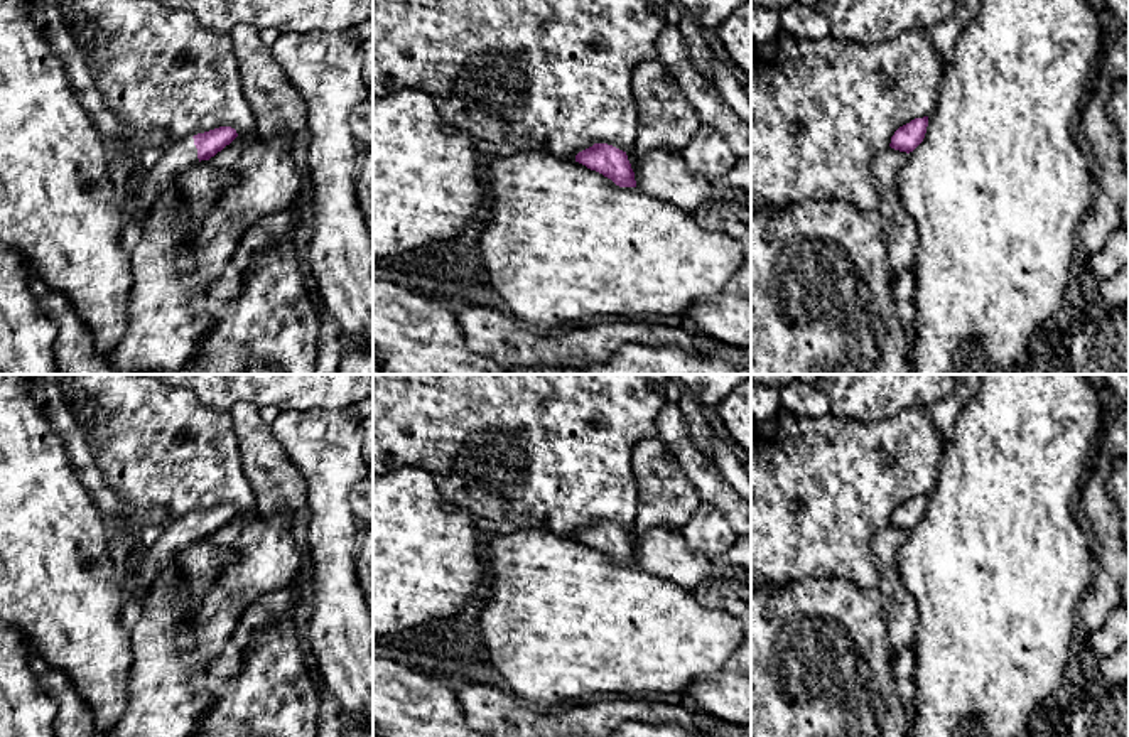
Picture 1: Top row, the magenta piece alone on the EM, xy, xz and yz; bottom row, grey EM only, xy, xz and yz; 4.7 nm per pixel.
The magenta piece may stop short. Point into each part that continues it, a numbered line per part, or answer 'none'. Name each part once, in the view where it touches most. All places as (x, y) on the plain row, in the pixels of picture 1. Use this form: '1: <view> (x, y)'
1: xy (181, 533)

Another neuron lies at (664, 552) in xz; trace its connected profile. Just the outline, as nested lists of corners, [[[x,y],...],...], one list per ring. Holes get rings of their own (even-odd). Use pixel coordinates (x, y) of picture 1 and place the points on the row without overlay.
[[[658,526],[643,535],[635,530],[626,533],[635,550],[636,567],[648,573],[670,578],[689,590],[719,573],[717,562],[692,550],[682,530]]]

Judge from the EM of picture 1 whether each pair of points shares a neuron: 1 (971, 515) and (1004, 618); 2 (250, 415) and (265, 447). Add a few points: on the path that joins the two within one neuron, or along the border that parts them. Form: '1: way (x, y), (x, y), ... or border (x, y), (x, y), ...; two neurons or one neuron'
1: way (996, 540), (998, 592); one neuron
2: way (250, 424), (250, 430), (257, 439); one neuron

